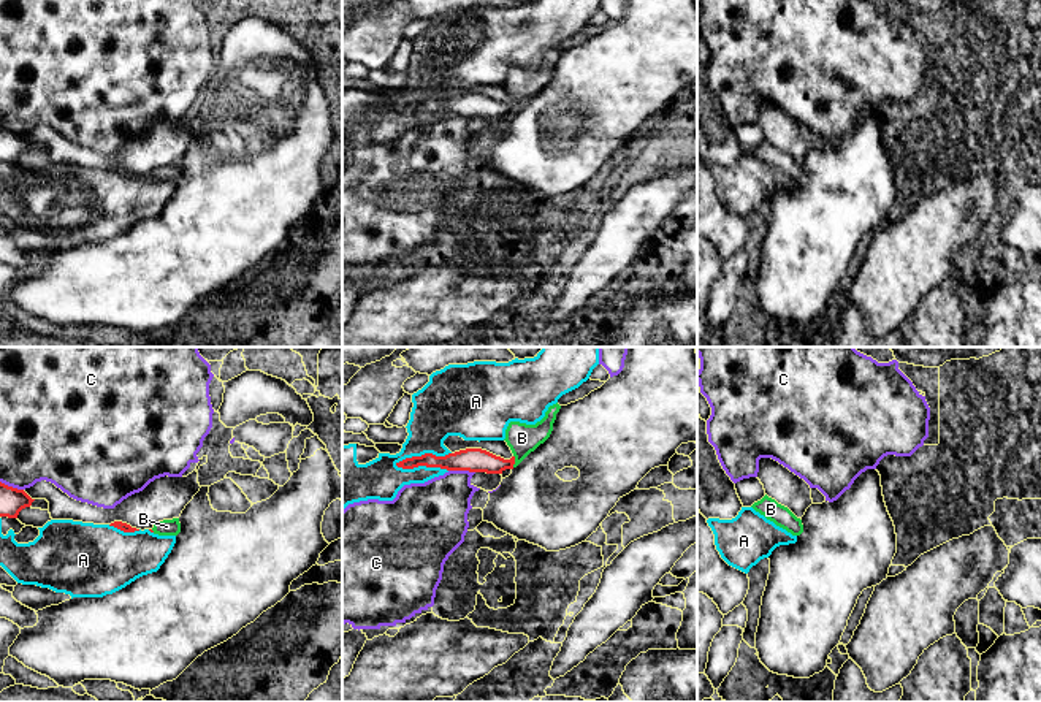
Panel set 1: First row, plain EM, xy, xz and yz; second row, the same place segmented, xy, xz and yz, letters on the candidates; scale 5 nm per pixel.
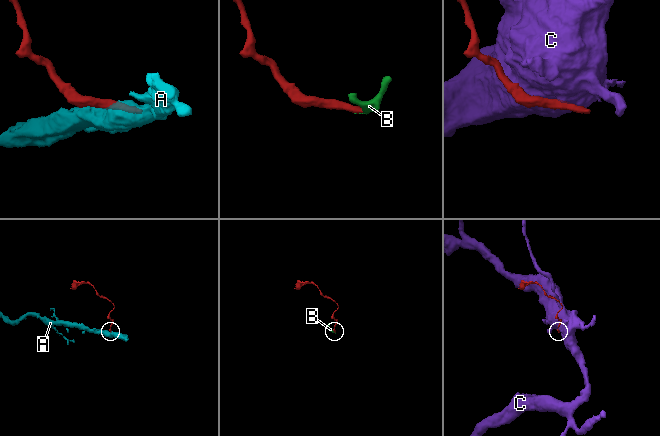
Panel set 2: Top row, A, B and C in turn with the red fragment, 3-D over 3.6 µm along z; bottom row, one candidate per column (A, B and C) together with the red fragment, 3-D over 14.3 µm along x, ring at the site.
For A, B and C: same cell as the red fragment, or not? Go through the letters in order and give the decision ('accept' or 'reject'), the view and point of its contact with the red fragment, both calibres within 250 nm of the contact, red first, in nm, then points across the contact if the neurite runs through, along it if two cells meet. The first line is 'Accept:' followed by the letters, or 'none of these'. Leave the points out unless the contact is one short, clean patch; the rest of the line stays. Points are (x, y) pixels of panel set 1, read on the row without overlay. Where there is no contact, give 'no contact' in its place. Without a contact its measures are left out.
Accept: B
A: reject; meets red in xz at (422, 100); 120 nm thick on the red side, 280 nm on the other
B: accept; meets red in xz at (514, 106); 130 nm thick on the red side, 150 nm on the other; runs through xz (474, 105), (488, 108), (514, 106), (522, 83)
C: reject; meets red in xz at (461, 114); 130 nm thick on the red side, 320 nm on the other

